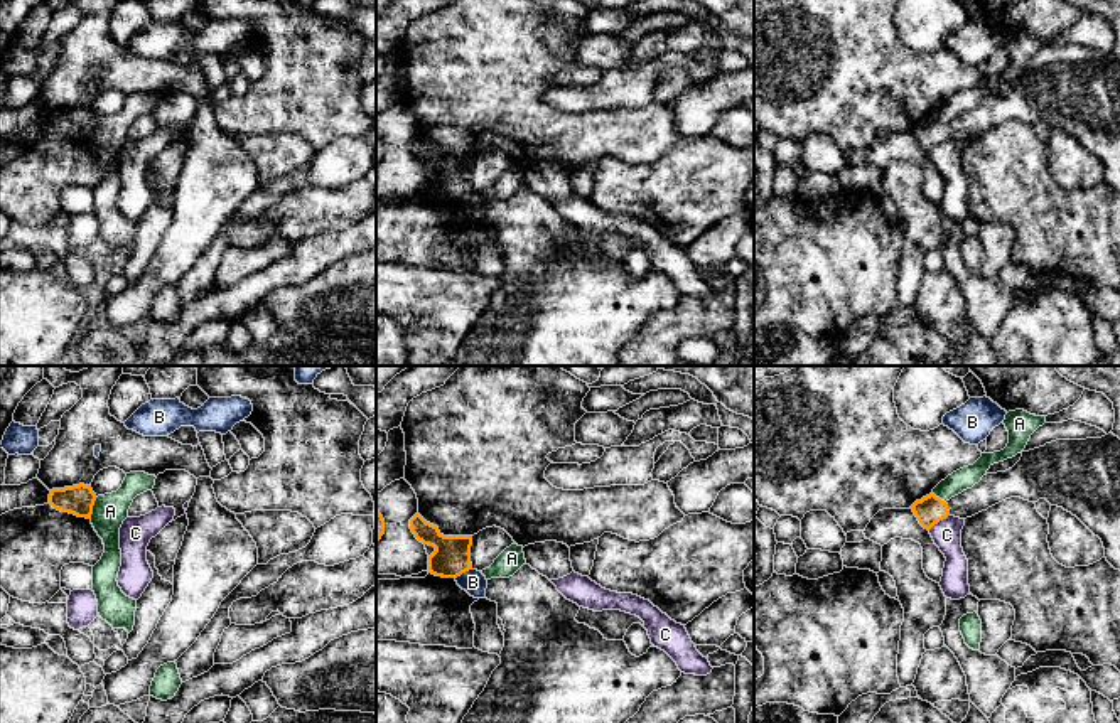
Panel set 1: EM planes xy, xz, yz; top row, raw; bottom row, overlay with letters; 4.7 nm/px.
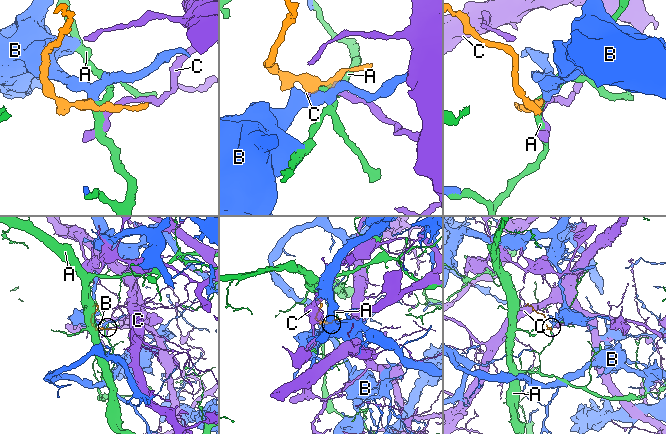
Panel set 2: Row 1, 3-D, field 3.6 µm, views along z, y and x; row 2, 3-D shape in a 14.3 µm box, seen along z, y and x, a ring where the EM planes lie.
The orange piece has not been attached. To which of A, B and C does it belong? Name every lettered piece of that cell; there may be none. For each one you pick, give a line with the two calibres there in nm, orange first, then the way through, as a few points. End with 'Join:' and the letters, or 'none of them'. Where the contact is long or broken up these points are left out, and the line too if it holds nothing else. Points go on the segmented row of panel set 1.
Join: none of them

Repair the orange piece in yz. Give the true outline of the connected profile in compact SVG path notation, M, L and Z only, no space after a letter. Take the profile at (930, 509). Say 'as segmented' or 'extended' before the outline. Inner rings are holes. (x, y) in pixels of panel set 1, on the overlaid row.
extended; M1113 433L1101 438L1056 440L1022 452L1012 469L983 475L972 489L946 502L929 494L916 501L911 509L919 524L929 531L948 516L967 519L1010 497L1029 502L1046 499L1051 506L1071 512L1101 539L1107 561L1120 570L1120 438Z

